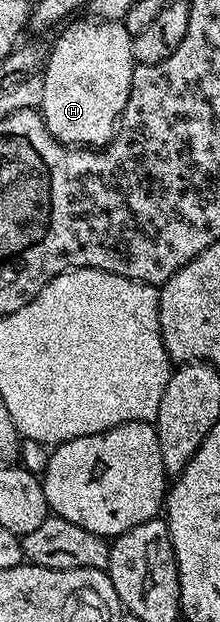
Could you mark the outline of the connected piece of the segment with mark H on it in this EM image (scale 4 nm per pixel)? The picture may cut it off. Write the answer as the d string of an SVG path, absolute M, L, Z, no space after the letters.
M92 16L86 19L86 22L70 21L54 40L53 47L48 47L47 61L40 75L43 100L39 113L49 135L65 145L104 148L117 133L117 123L131 92L135 65L133 35L127 32L124 22L103 22Z

